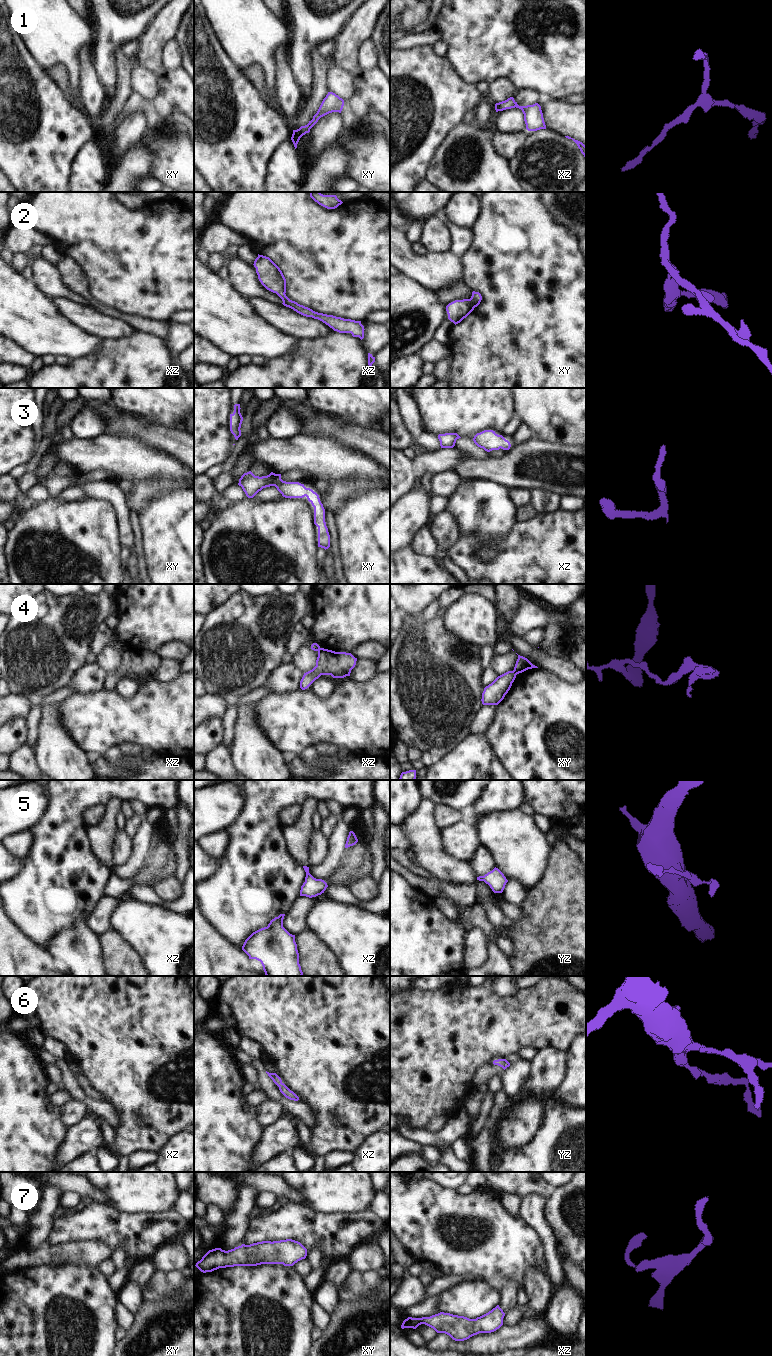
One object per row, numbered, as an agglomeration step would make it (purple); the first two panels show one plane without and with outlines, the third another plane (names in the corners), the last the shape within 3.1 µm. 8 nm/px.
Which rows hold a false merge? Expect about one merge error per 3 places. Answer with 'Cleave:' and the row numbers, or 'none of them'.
Cleave: 4

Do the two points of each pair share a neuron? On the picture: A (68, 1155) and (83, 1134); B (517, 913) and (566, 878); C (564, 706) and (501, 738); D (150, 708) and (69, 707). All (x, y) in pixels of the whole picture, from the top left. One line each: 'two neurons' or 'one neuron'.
A: one neuron
B: two neurons
C: one neuron
D: one neuron

